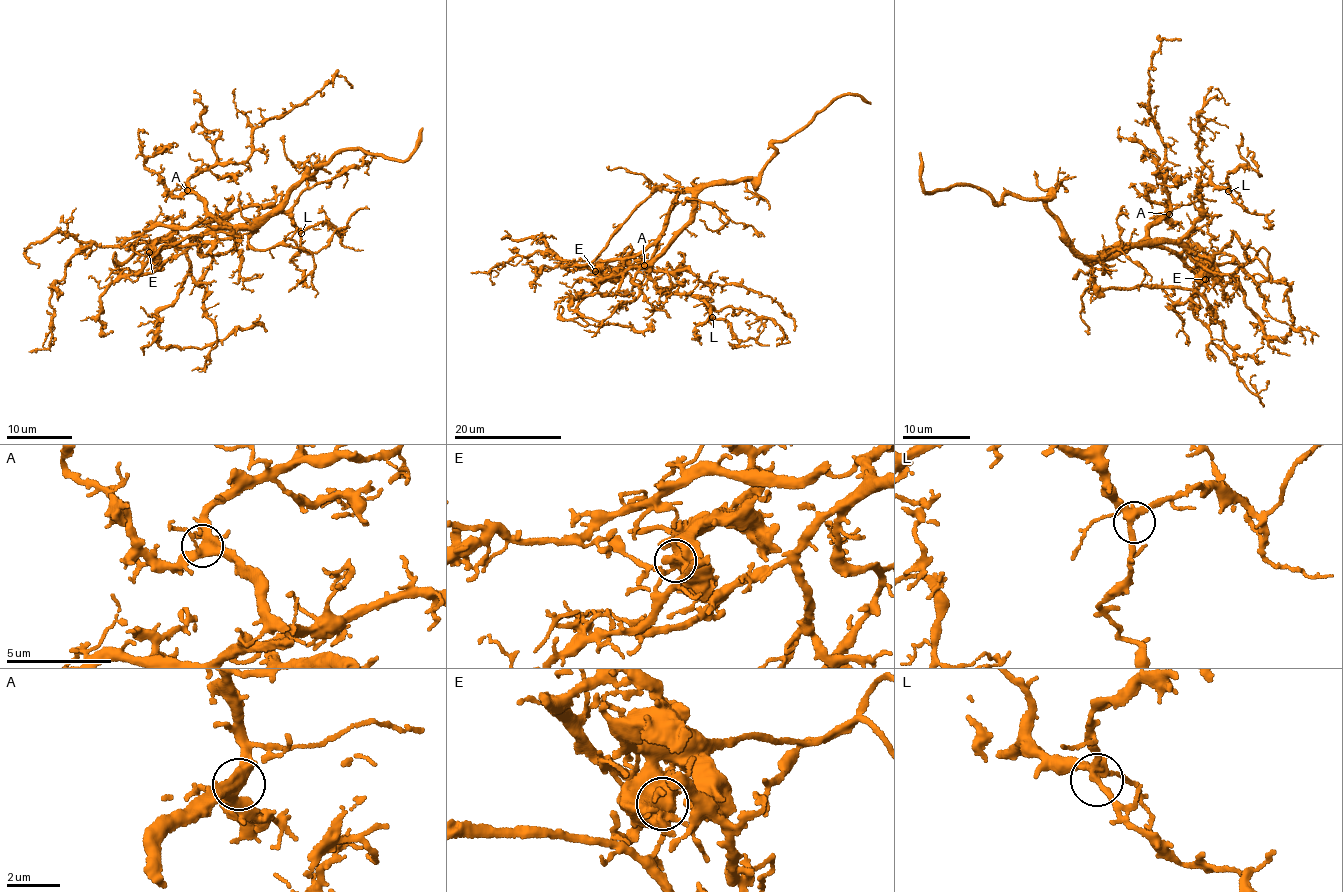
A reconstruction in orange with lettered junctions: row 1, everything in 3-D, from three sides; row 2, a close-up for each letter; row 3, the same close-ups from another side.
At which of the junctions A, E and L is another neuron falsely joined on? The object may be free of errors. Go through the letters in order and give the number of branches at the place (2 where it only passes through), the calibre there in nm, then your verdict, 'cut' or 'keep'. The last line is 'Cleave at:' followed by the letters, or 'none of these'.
A: 4 branches meet; 480 nm thick; keep
E: 4 branches meet; 600 nm thick; cut
L: 4 branches meet; 300 nm thick; keep
Cleave at: E

